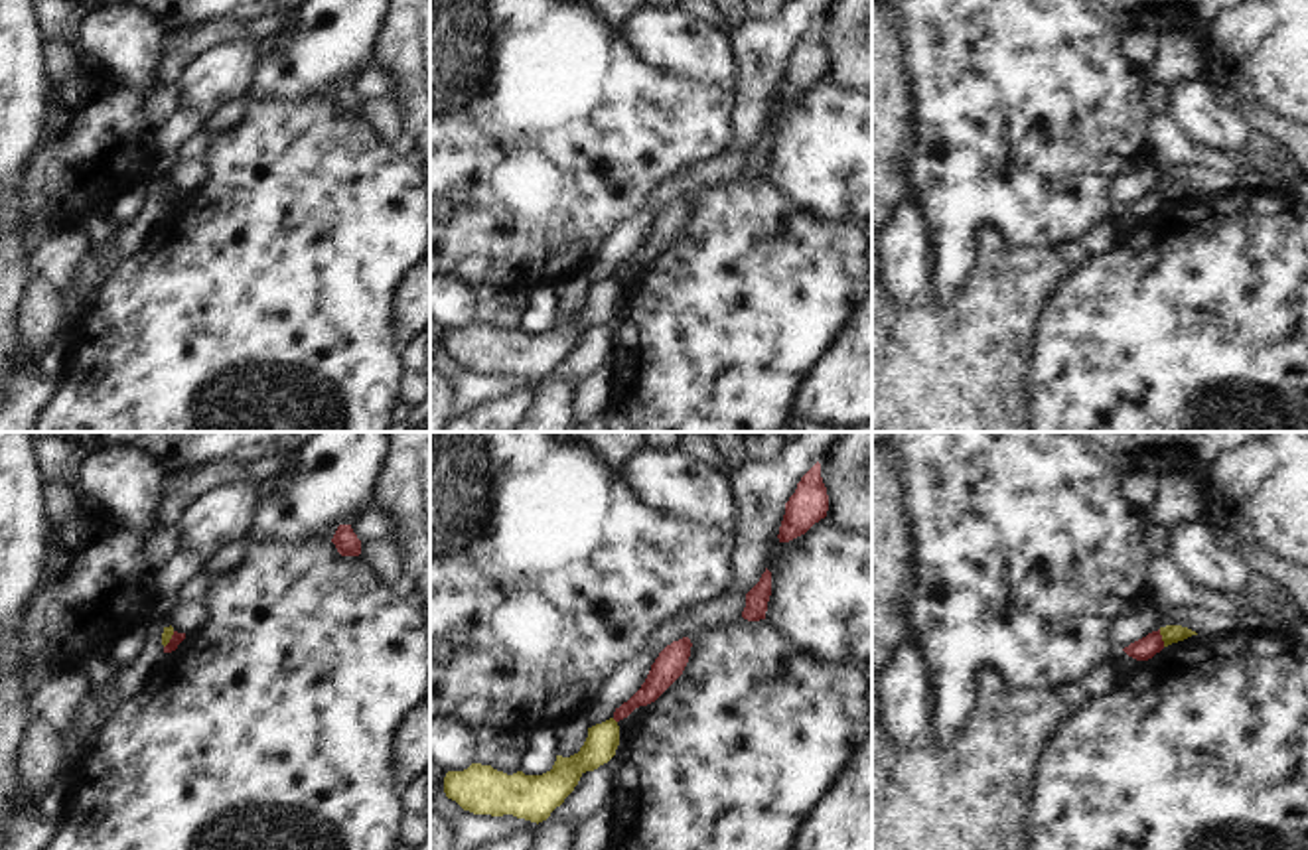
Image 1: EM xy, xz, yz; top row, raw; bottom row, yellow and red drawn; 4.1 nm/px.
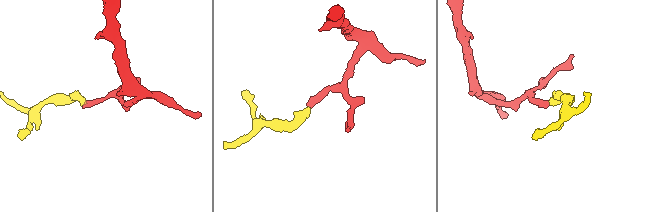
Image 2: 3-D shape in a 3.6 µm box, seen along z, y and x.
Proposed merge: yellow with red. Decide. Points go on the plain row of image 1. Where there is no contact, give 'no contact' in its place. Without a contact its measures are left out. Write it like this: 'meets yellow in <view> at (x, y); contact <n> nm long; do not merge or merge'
meets yellow in yz at (1162, 196); contact 80 nm long; do not merge

